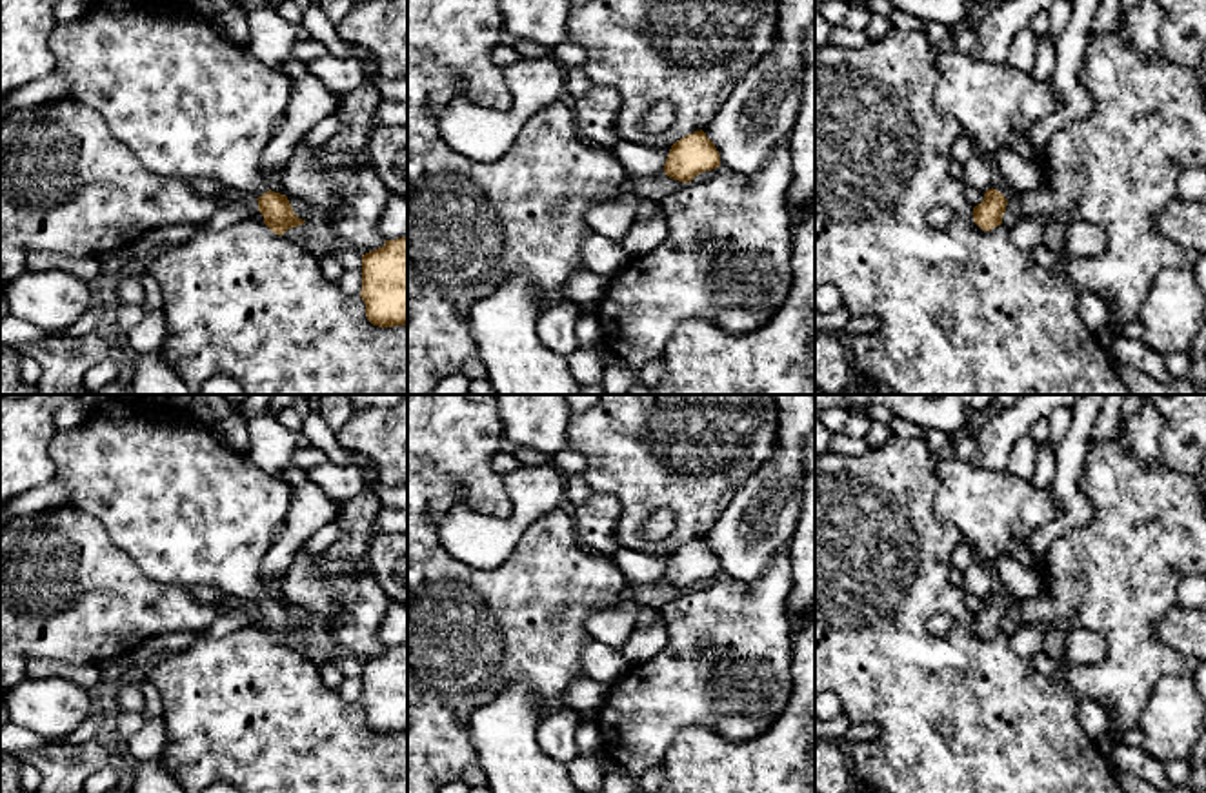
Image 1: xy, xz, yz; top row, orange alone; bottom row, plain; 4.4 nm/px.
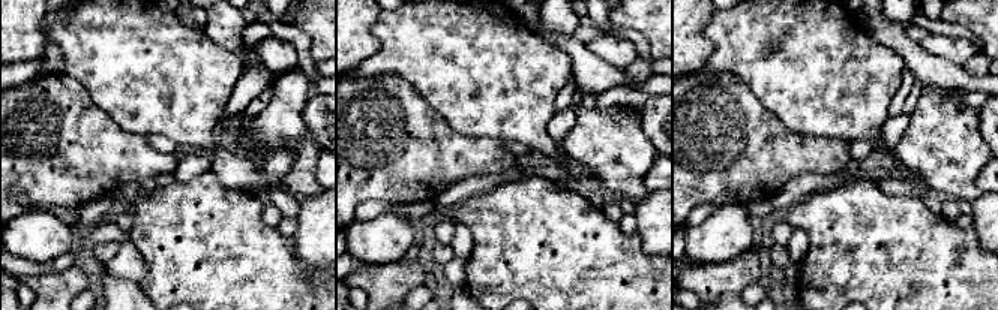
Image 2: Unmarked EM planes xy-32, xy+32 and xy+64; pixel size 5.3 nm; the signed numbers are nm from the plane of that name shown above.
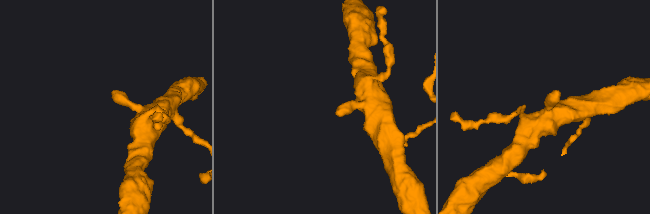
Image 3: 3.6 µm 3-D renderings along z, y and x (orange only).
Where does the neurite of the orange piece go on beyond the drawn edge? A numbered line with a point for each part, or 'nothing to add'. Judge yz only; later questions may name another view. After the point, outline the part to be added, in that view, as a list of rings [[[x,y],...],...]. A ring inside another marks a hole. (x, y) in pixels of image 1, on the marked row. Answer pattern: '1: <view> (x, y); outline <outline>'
1: yz (1001, 184); outline [[[995,167],[991,187],[997,189],[999,193],[1002,193],[1006,200],[1015,195],[1013,186],[1002,175],[997,173],[997,167]]]

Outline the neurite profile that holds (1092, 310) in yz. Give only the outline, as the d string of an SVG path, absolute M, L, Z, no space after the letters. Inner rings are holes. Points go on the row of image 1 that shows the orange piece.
M1080 291L1077 311L1080 320L1088 326L1091 333L1097 335L1100 329L1106 327L1108 307L1099 295L1091 291Z

